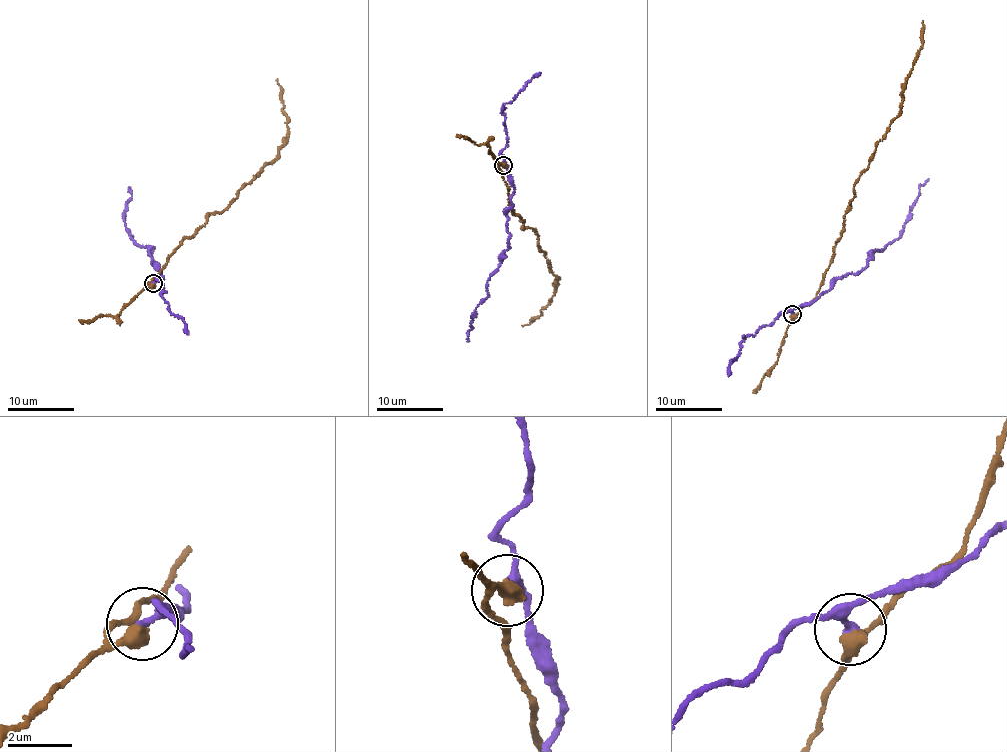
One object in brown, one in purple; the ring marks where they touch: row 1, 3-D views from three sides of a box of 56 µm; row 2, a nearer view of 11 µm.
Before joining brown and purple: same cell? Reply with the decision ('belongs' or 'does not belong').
does not belong

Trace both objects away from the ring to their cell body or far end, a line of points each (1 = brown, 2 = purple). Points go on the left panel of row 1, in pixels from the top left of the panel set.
1: (153, 283), (149, 283), (157, 276), (167, 258), (210, 214), (221, 212), (276, 157), (287, 129), (277, 79)
2: (153, 283), (163, 278), (157, 266), (153, 265), (148, 247), (130, 238), (125, 227), (130, 187)

